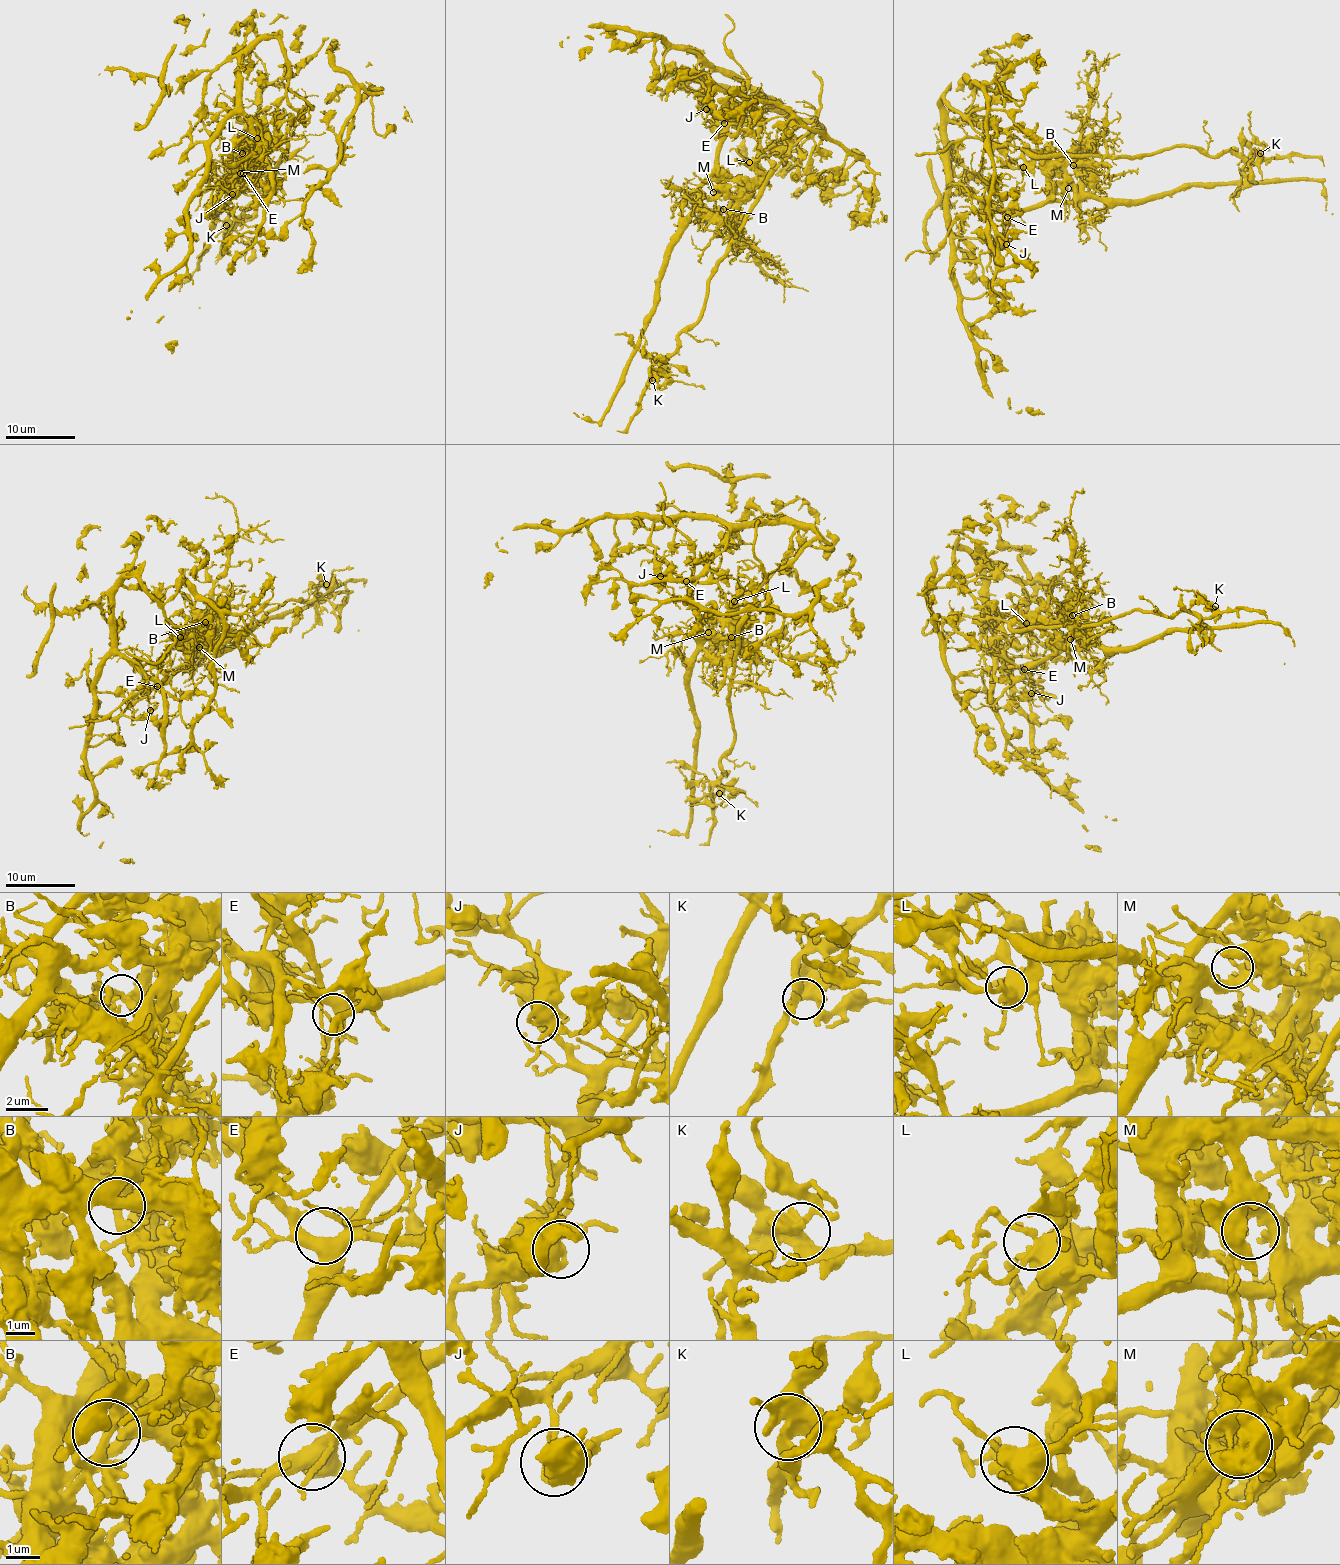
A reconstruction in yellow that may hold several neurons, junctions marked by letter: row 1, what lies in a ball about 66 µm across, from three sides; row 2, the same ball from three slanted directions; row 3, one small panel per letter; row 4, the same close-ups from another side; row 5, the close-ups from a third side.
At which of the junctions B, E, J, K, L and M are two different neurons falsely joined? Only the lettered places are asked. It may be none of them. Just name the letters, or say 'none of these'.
B, J

